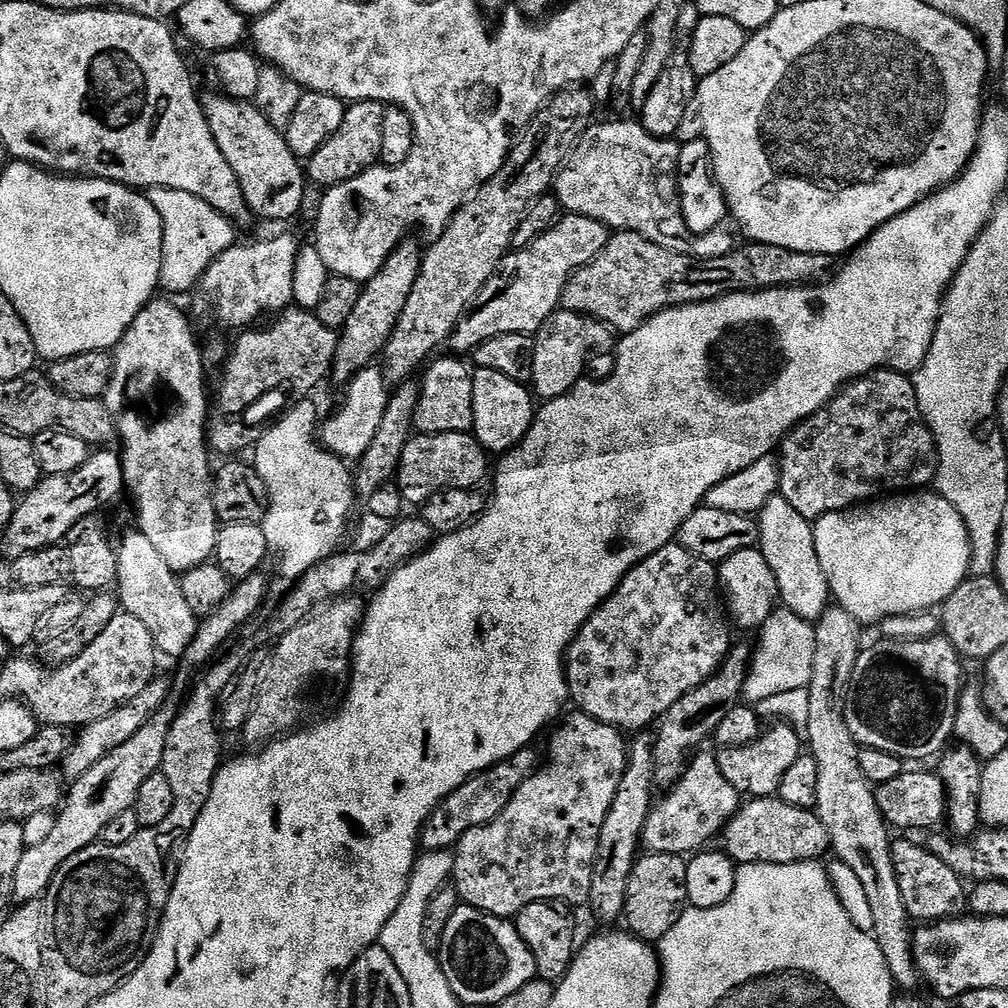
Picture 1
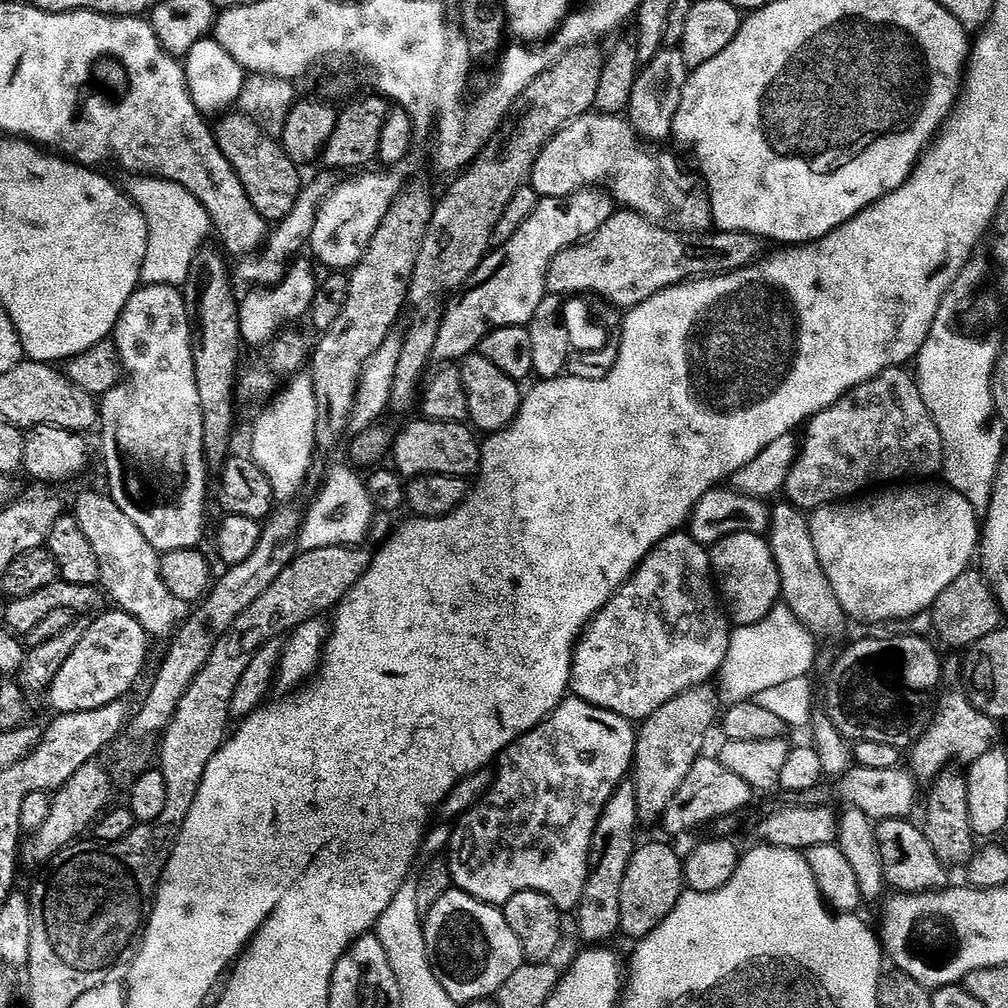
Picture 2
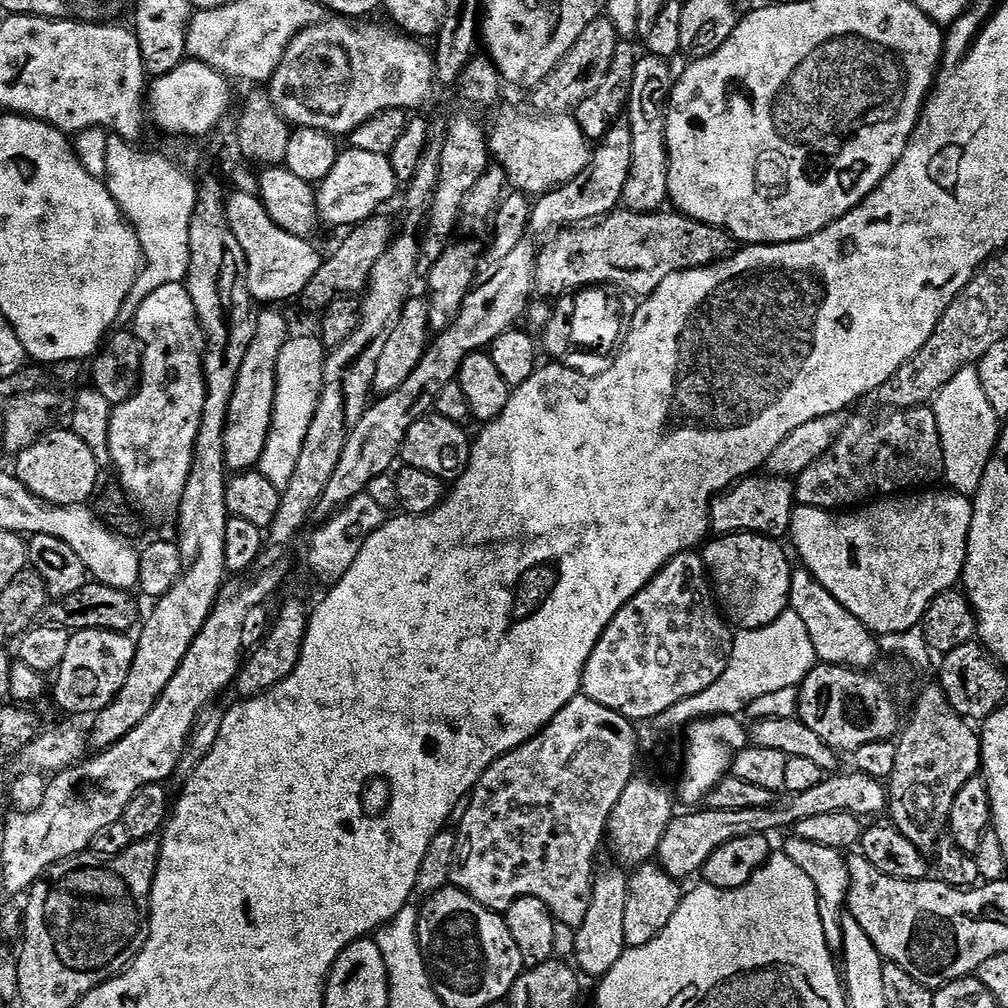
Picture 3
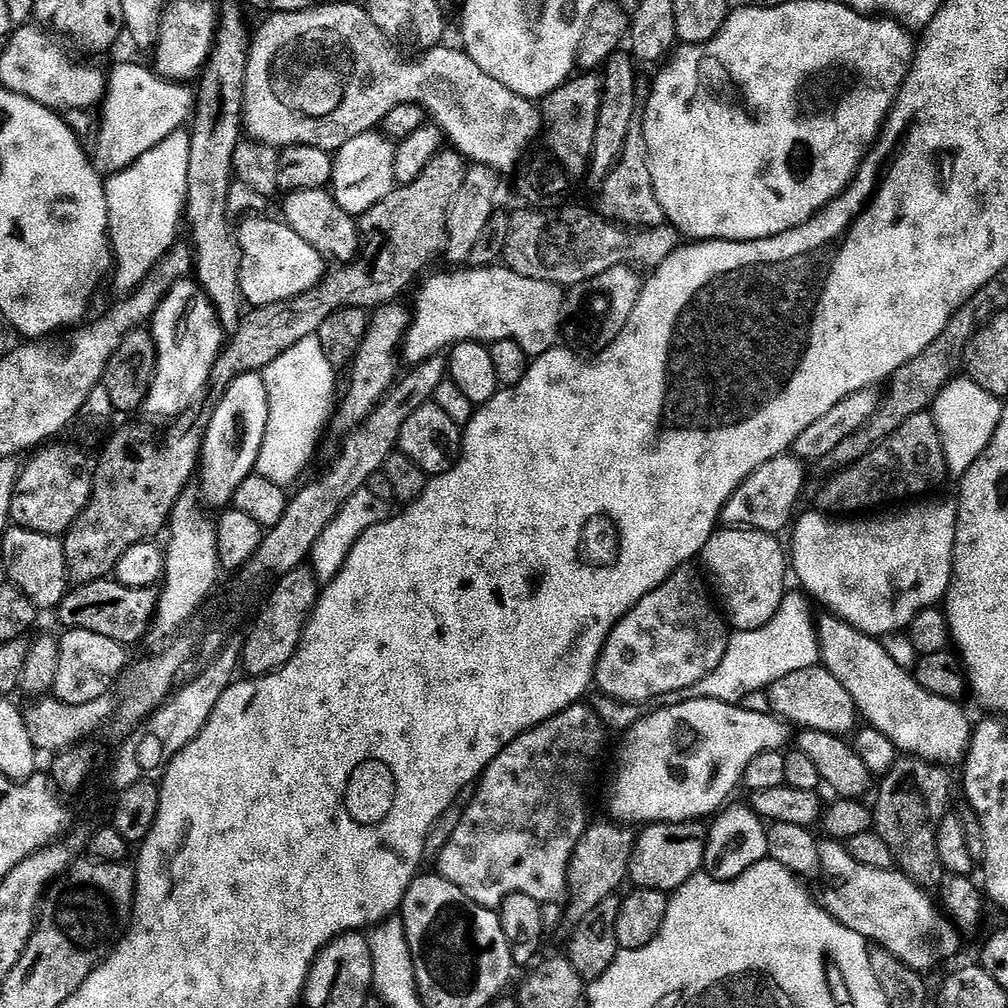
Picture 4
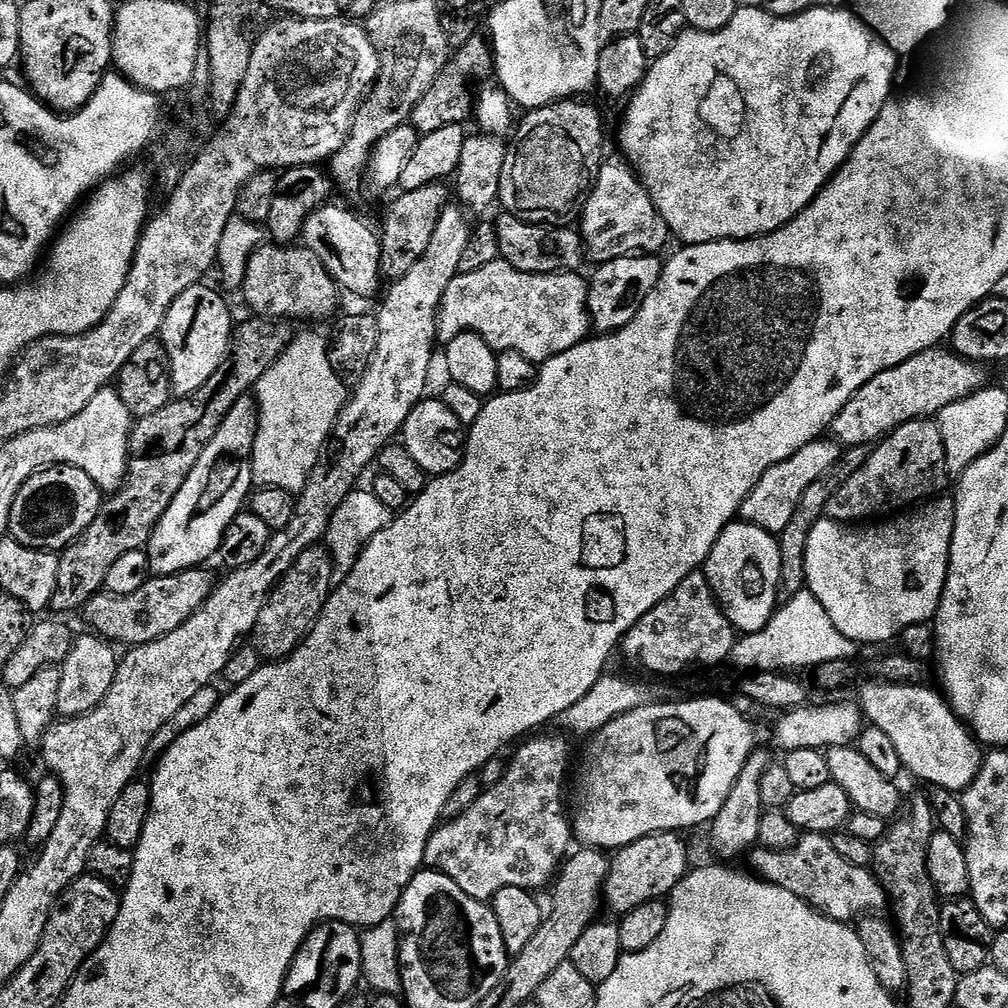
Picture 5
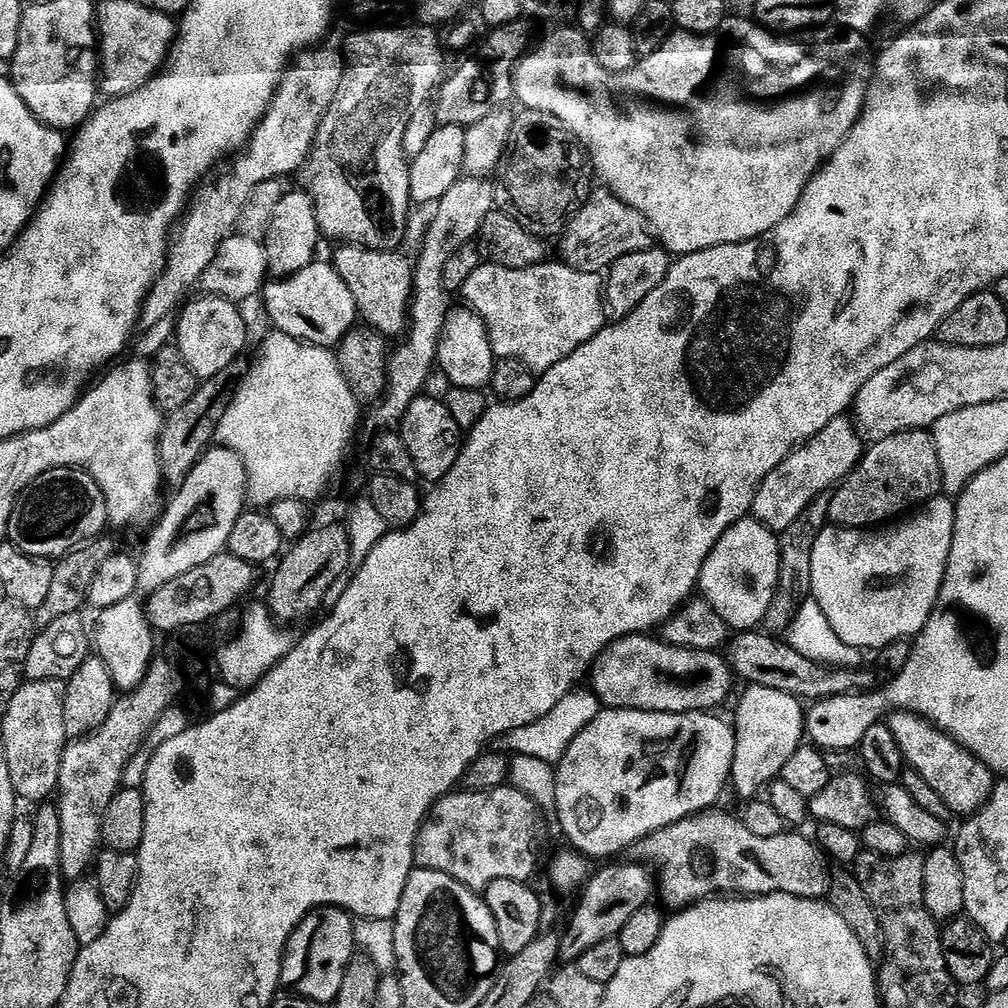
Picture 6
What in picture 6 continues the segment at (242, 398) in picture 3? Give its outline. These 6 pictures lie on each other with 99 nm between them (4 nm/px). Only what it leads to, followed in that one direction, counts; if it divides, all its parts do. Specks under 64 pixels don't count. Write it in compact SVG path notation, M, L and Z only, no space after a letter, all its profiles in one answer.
M223 446L211 447L188 470L180 490L167 506L162 518L153 528L141 552L137 553L136 565L138 566L137 585L135 594L130 595L123 604L136 604L136 612L144 610L144 601L157 592L166 582L181 577L187 571L197 566L202 566L210 558L214 558L225 551L230 533L234 525L246 508L247 480L245 466L236 452Z

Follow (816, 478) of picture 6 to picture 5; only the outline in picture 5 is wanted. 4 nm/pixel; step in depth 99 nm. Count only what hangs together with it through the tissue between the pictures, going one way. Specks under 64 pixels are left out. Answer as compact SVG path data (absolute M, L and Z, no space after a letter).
M824 438L814 440L806 446L802 446L802 450L798 450L790 458L778 462L778 466L766 470L766 474L762 474L758 486L754 486L754 490L750 490L746 502L742 502L740 516L747 523L767 532L773 534L784 532L786 526L790 526L790 518L794 518L794 510L798 506L802 494L806 494L806 489L813 482L818 482L818 478L822 478L822 474L826 474L826 470L830 470L830 466L834 466L840 460L841 447L834 442L826 441L827 439Z

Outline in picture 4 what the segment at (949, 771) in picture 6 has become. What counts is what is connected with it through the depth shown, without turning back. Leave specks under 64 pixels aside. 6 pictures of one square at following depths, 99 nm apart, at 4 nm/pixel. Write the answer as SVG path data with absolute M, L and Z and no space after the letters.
M839 616L819 617L818 635L823 668L846 686L846 694L854 698L857 713L863 719L865 716L871 727L886 734L886 738L894 742L897 753L928 764L964 764L968 747L972 745L974 724L968 721L959 703L922 690L915 675L898 666L877 637L858 631Z

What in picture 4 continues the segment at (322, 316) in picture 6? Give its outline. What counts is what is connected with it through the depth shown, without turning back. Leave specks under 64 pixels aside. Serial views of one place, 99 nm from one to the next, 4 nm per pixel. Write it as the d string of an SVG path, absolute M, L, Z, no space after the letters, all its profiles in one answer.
M248 220L238 228L238 243L240 246L240 295L249 300L252 308L261 308L267 304L277 304L298 298L302 294L320 287L320 281L326 275L326 261L323 256L310 246L310 242L298 238L288 224L276 220Z

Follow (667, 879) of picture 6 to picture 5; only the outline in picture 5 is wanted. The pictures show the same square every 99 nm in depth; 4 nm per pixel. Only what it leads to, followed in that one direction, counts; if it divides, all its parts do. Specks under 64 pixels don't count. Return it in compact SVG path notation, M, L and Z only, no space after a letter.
M804 832L797 839L794 847L781 852L757 846L752 849L750 859L752 859L753 868L751 871L759 879L774 886L782 886L782 890L790 890L790 894L802 898L810 907L824 916L829 916L831 920L856 922L869 914L883 913L880 911L883 910L884 904L886 908L889 903L888 896L884 893L883 886L876 881L875 875L869 869L850 866L850 862L846 862L846 858L842 858L842 854L838 854L838 850L834 850L831 839L822 833Z

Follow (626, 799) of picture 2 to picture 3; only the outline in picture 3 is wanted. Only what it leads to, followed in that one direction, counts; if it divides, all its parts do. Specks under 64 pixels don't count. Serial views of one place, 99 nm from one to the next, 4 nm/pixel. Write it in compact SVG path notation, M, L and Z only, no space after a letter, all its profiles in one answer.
M619 866L611 867L604 869L601 867L595 873L590 910L586 910L582 926L574 932L576 936L576 941L572 944L573 950L576 951L574 964L585 977L588 975L599 978L606 975L626 950L625 919L629 873Z

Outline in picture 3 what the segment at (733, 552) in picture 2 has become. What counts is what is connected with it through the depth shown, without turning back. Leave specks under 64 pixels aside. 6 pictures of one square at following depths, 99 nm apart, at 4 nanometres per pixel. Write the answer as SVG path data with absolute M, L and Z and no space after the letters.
M734 532L712 539L702 548L704 566L723 615L737 629L761 628L789 611L788 595L794 564L788 561L780 545L783 543L756 532Z

